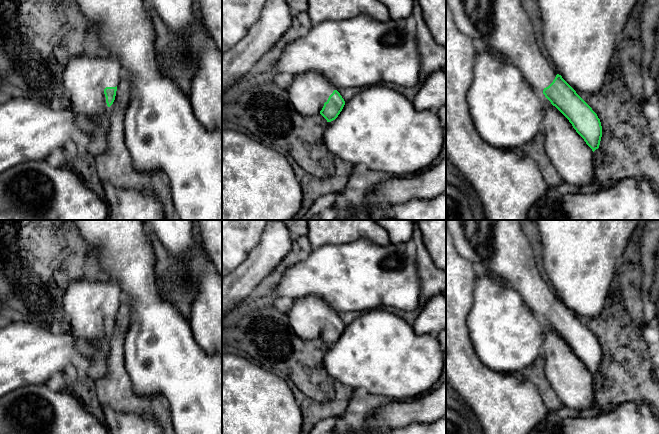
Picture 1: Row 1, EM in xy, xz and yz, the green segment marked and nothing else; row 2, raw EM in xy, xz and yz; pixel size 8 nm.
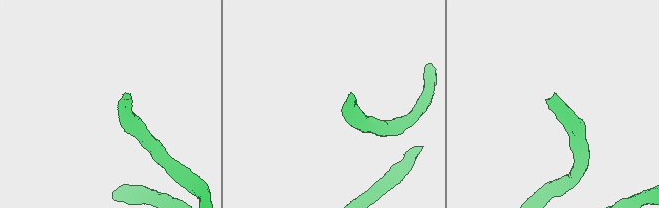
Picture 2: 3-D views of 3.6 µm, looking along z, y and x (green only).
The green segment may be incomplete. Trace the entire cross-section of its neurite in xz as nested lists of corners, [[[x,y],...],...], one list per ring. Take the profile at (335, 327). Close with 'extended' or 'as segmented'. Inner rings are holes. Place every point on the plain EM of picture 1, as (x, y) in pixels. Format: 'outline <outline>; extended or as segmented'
outline [[[316,296],[299,298],[286,306],[289,322],[302,339],[320,337],[327,346],[331,346],[338,341],[345,329],[339,314]]]; extended

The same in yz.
outline [[[446,220],[457,252],[478,269],[488,269],[508,286],[516,290],[526,306],[534,313],[544,330],[544,372],[562,405],[577,411],[595,407],[593,376],[599,372],[602,361],[600,343],[592,332],[556,296],[537,268],[533,251],[521,227],[521,220]]]; extended

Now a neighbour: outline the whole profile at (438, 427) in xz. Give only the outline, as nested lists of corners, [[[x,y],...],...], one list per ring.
[[[446,416],[428,424],[411,424],[389,431],[378,431],[374,434],[446,434]]]

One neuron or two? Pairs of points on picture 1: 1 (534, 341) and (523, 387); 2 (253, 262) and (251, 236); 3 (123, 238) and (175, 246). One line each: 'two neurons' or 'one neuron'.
1: two neurons
2: two neurons
3: two neurons

